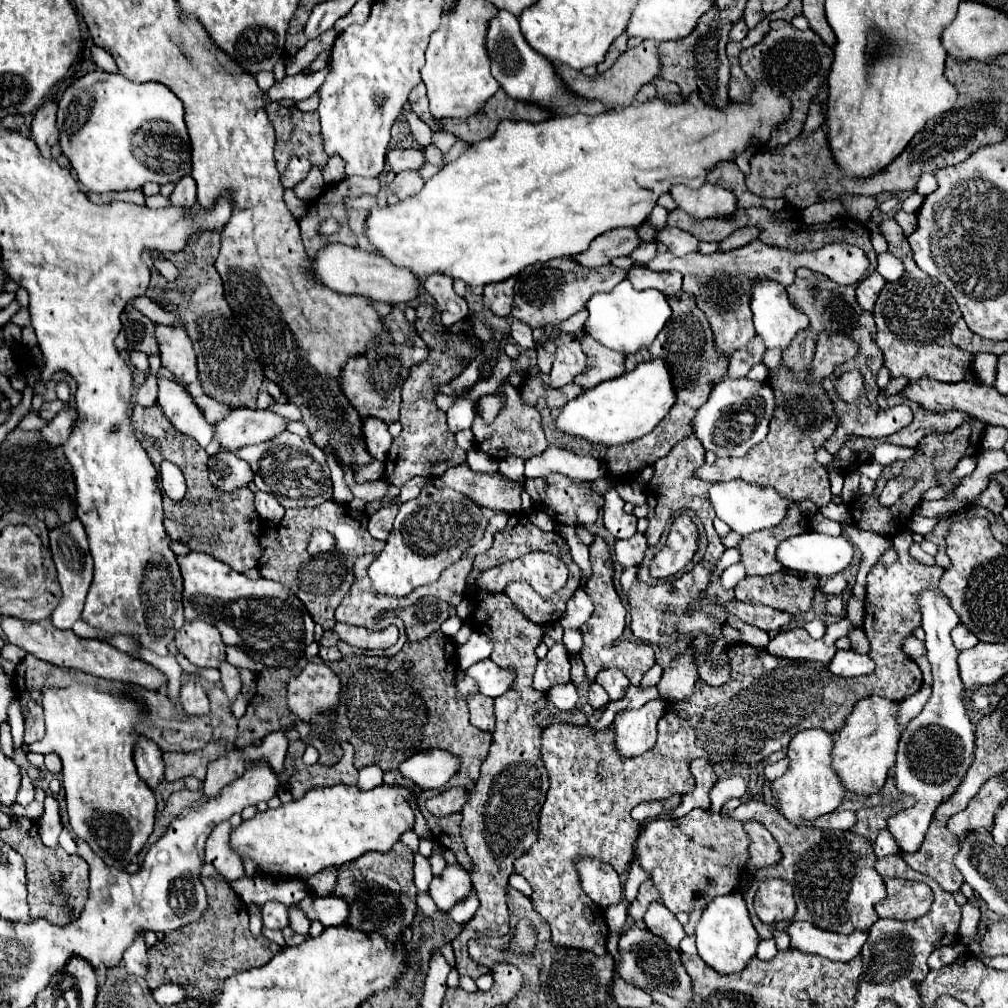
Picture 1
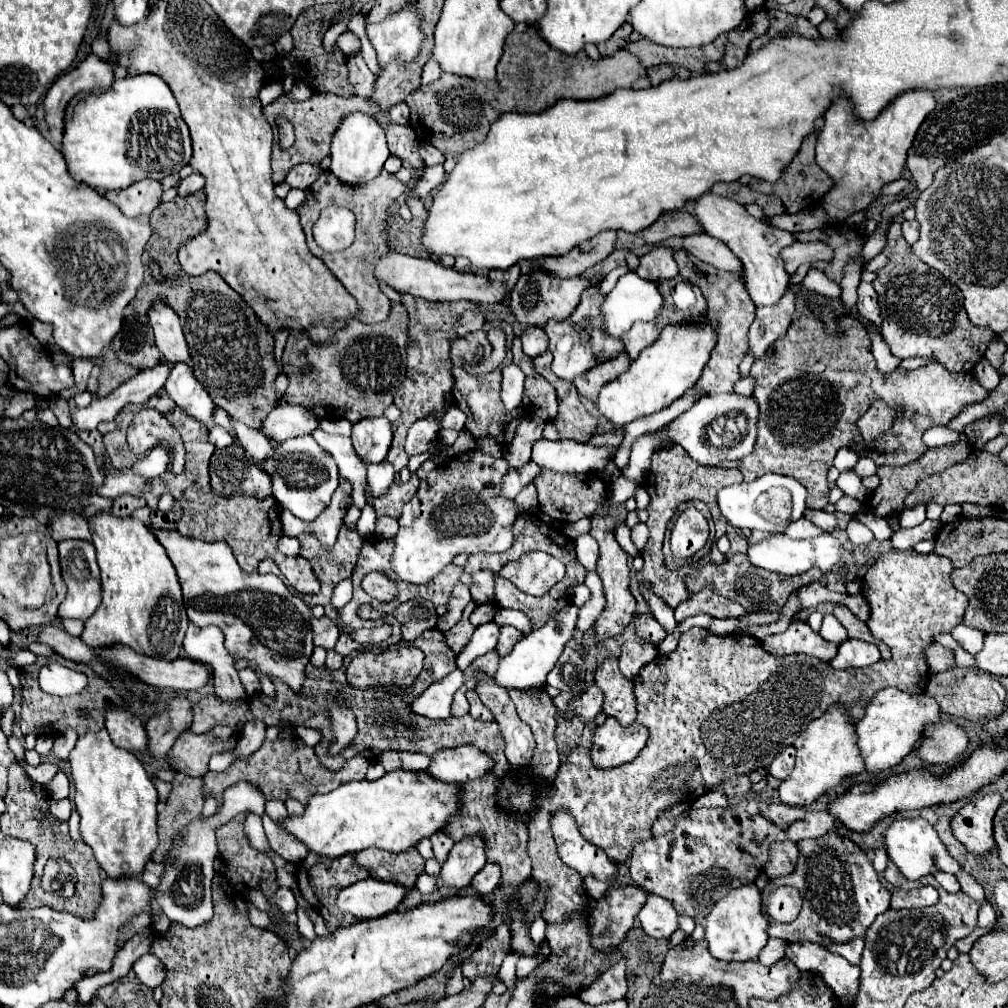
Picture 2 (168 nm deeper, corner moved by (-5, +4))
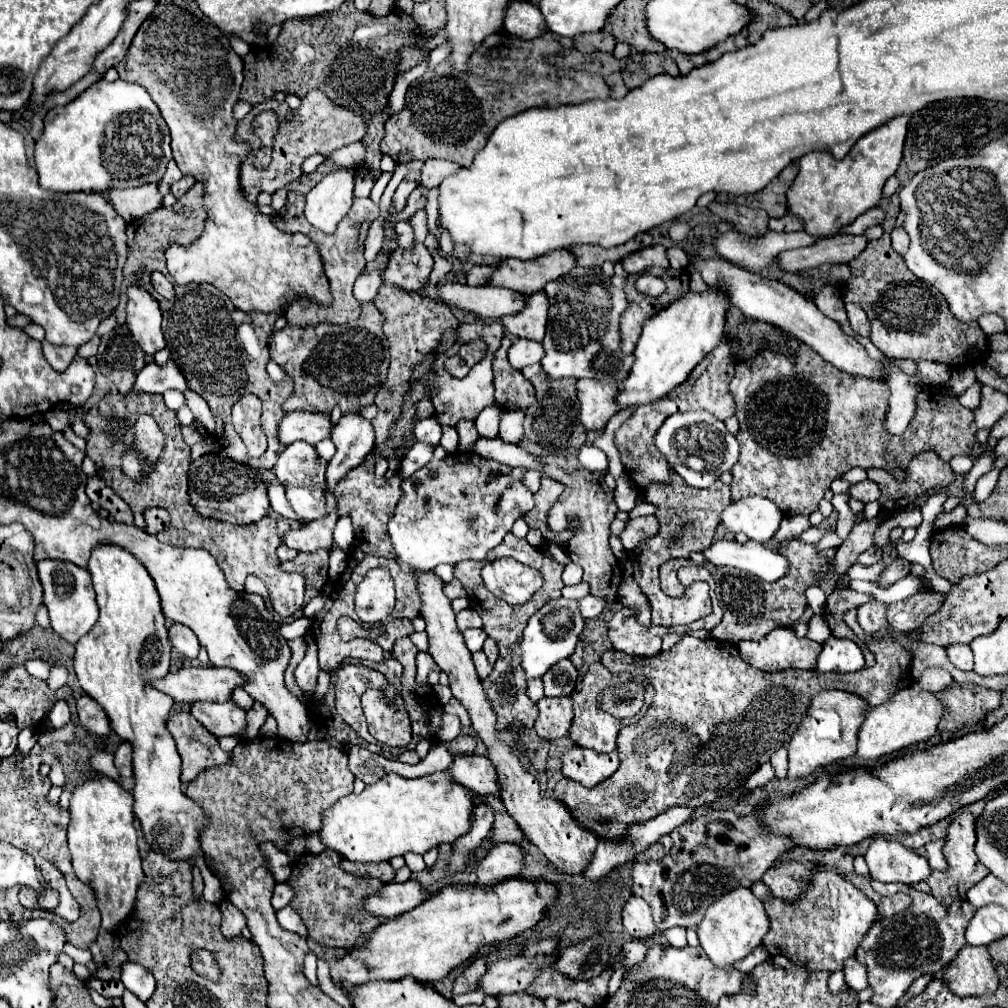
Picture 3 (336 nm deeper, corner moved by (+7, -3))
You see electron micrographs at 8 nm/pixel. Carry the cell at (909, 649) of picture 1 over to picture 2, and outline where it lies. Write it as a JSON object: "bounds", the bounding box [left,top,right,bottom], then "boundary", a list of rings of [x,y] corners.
{"bounds":[926,643,948,673],"boundary":[[[934,643],[926,649],[926,661],[930,665],[930,673],[942,673],[948,667],[948,649],[940,643]]]}

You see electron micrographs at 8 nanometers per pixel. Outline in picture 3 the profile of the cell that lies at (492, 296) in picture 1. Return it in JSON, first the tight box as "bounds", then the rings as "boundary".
{"bounds":[466,266,496,286],"boundary":[[[474,266],[470,272],[468,272],[468,278],[466,282],[470,286],[482,286],[490,280],[492,272],[496,272],[496,266]]]}

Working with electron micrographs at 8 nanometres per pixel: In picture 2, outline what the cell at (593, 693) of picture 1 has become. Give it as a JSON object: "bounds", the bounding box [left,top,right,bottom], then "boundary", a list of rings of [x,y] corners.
{"bounds":[552,685,604,719],"boundary":[[[590,685],[586,691],[578,693],[578,695],[560,693],[552,699],[552,703],[554,703],[556,711],[562,711],[562,715],[574,713],[584,719],[594,719],[602,709],[602,699],[604,699],[604,695],[600,693],[600,689],[596,685]]]}

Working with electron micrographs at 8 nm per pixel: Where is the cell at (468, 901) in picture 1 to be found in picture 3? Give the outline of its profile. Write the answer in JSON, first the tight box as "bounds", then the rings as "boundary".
{"bounds":[476,844,524,886],"boundary":[[[514,844],[494,846],[476,868],[478,884],[492,886],[502,880],[516,878],[522,864],[524,864],[524,858],[522,858],[520,846],[514,846]]]}

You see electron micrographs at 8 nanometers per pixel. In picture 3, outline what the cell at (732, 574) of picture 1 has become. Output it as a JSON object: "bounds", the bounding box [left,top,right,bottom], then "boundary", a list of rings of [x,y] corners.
{"bounds":[704,540,790,582],"boundary":[[[716,540],[708,550],[704,550],[708,562],[716,566],[734,566],[744,572],[758,576],[764,582],[776,582],[788,574],[790,562],[776,548],[768,548],[760,542],[736,542],[736,540]]]}

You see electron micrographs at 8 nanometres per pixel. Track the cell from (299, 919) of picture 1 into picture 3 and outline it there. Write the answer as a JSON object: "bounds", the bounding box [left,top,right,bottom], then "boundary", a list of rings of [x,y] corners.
{"bounds":[303,950,318,986],"boundary":[[[312,950],[304,958],[303,972],[306,974],[306,978],[308,978],[310,984],[314,984],[314,986],[318,984],[318,978],[316,978],[316,954]]]}

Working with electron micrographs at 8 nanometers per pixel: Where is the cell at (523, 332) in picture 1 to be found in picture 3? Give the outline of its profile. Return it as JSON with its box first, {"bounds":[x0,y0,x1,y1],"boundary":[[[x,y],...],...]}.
{"bounds":[508,338,544,370],"boundary":[[[518,338],[508,350],[508,360],[516,370],[522,370],[524,366],[540,362],[542,356],[544,356],[542,344],[534,340],[526,340],[526,338]]]}

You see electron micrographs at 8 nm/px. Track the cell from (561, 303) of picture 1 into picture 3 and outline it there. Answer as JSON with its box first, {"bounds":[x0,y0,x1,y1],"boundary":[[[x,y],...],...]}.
{"bounds":[502,292,548,342],"boundary":[[[536,292],[526,296],[526,306],[514,316],[504,316],[502,322],[506,330],[518,338],[528,338],[540,342],[544,338],[544,328],[548,320],[548,296]]]}

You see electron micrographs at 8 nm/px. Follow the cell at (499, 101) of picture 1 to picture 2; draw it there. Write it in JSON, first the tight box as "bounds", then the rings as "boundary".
{"bounds":[406,23,640,157],"boundary":[[[518,23],[506,37],[504,55],[498,63],[498,75],[492,81],[480,81],[442,73],[434,83],[422,85],[406,97],[410,107],[408,125],[420,143],[434,145],[444,155],[458,157],[466,149],[482,143],[490,123],[502,113],[540,113],[558,99],[598,99],[614,89],[628,89],[640,77],[640,61],[632,53],[618,51],[612,57],[592,61],[584,51],[566,55],[544,41],[534,25]]]}

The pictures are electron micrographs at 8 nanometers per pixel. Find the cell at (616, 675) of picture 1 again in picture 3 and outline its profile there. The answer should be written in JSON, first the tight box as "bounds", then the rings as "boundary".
{"bounds":[570,662,653,752],"boundary":[[[594,662],[590,664],[586,676],[582,678],[582,682],[574,688],[574,692],[570,694],[570,698],[574,700],[576,706],[576,716],[574,722],[570,726],[570,738],[584,748],[592,748],[596,752],[612,752],[616,748],[616,736],[620,732],[620,728],[626,725],[635,724],[644,714],[646,714],[653,697],[645,697],[644,705],[641,710],[632,718],[616,718],[612,714],[608,714],[602,704],[600,704],[600,694],[610,688],[616,686],[616,678],[610,674],[610,670],[602,664],[602,662]]]}

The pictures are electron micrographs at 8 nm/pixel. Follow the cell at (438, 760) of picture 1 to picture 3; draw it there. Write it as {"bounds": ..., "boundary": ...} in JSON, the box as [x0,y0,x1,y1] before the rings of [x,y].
{"bounds":[446,756,500,794],"boundary":[[[454,756],[454,762],[446,772],[452,782],[464,784],[464,788],[474,794],[496,794],[500,790],[496,770],[486,756]]]}

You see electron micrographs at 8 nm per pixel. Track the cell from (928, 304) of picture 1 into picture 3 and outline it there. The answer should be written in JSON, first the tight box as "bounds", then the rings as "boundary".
{"bounds":[840,234,988,368],"boundary":[[[882,234],[878,240],[870,240],[864,252],[848,262],[852,268],[852,278],[840,286],[844,302],[858,302],[870,318],[872,344],[888,358],[910,358],[910,360],[934,360],[944,362],[952,368],[958,364],[968,366],[974,348],[978,352],[986,350],[988,336],[976,324],[964,324],[956,320],[950,312],[944,296],[924,284],[918,276],[914,276],[904,258],[892,250],[890,234]]]}

